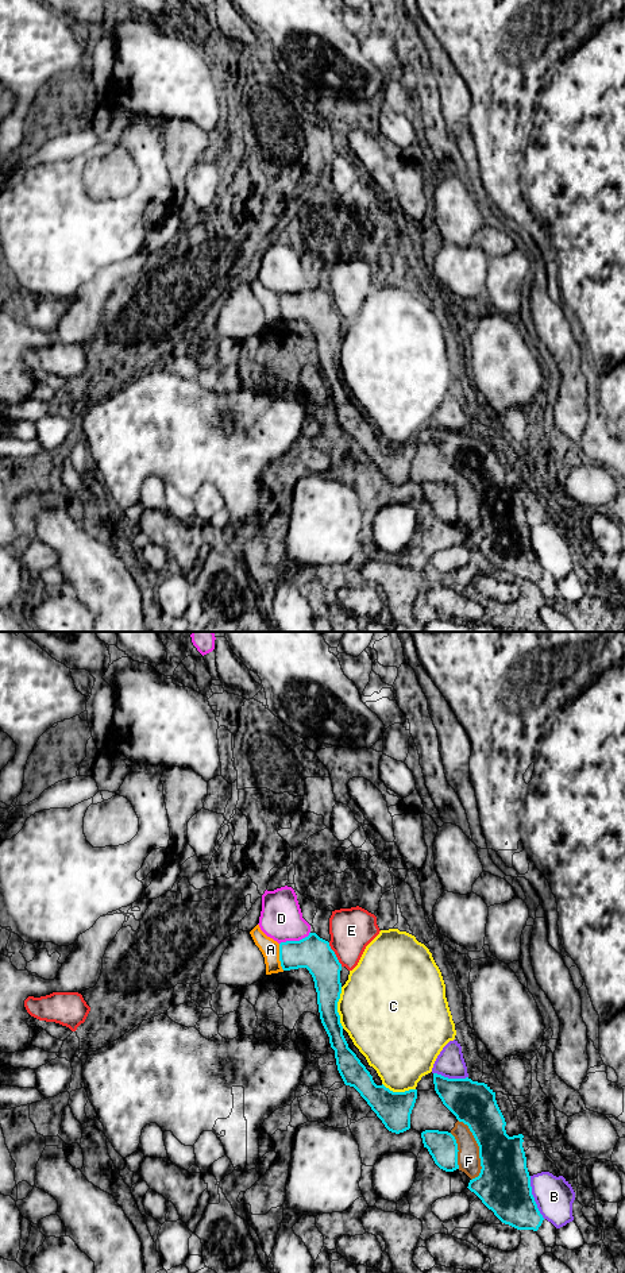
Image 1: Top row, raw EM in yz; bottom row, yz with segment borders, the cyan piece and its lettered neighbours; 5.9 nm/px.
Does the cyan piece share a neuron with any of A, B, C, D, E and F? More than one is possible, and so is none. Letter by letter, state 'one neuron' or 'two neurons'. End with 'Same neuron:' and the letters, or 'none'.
A: two neurons
B: two neurons
C: two neurons
D: two neurons
E: two neurons
F: two neurons
Same neuron: none

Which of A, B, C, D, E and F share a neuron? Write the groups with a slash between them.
A D / B / C / E / F

